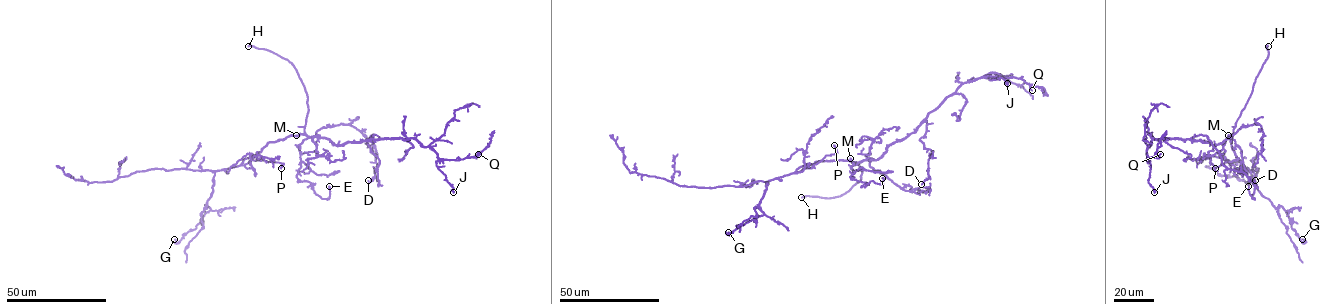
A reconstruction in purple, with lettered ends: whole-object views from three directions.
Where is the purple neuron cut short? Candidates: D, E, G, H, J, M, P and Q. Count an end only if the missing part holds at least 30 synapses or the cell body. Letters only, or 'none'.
H

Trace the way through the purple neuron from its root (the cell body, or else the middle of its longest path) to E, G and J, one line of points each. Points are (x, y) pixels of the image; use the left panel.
E: (282, 140), (305, 134), (298, 145), (296, 177), (309, 182), (322, 198), (329, 198), (329, 186)
G: (282, 140), (269, 142), (239, 165), (214, 171), (213, 192), (205, 207), (210, 209), (179, 242), (174, 239)
J: (282, 140), (300, 134), (324, 137), (338, 145), (384, 138), (416, 139), (436, 154), (436, 166), (453, 192)

